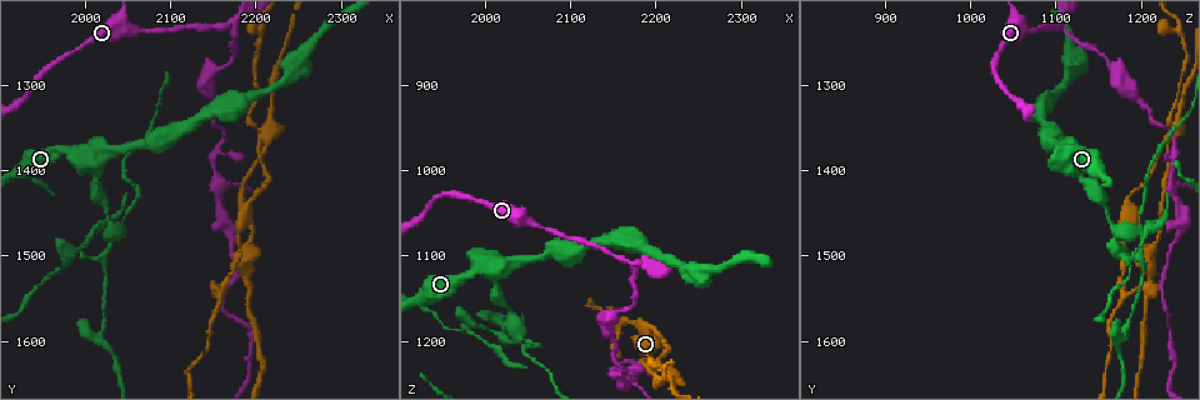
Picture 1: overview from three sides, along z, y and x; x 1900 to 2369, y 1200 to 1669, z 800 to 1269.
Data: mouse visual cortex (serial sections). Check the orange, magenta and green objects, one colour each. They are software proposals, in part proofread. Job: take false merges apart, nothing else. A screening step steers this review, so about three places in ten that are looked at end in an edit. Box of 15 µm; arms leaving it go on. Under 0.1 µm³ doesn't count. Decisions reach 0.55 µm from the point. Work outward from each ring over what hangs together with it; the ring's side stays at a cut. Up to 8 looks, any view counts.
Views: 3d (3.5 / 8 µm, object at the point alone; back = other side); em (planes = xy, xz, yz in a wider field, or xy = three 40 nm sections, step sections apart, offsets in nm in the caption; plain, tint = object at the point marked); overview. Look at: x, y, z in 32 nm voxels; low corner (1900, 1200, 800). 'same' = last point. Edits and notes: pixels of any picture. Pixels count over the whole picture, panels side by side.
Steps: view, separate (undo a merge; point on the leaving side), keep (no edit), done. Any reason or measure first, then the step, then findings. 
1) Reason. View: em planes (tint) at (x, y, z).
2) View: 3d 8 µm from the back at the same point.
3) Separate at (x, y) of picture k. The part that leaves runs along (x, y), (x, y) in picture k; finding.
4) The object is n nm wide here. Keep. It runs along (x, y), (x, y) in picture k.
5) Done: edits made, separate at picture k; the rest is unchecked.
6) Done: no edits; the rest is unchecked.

A narrow waist. View: 3d 3.5 µm from the back at (2170, 1235, 1110).

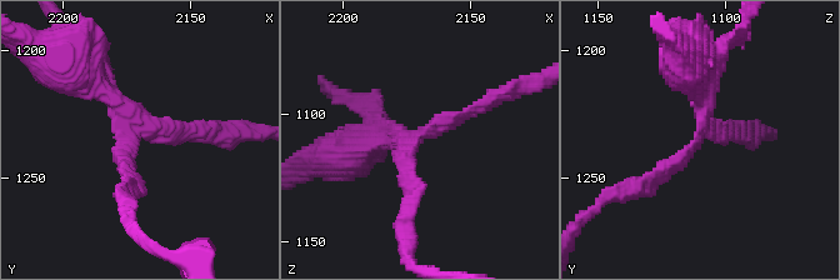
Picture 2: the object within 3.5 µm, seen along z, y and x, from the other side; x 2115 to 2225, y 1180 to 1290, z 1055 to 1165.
3 arms meet here; the arms are 200, 200, 250 nm wide; now the EM. View: em xy step 5 (tint) at (2168, 1231, 1108).

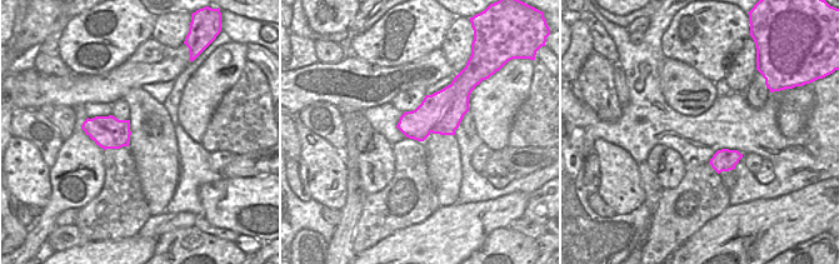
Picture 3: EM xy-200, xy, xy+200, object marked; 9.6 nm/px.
Separate at (343, 93) of picture 2. A border runs along (469, 94), (455, 95), (430, 132) in picture 3; a second cell is stuck on.

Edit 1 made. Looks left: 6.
Sharp bend. View: em xy step 2 (tint) at (2215, 1370, 1230).

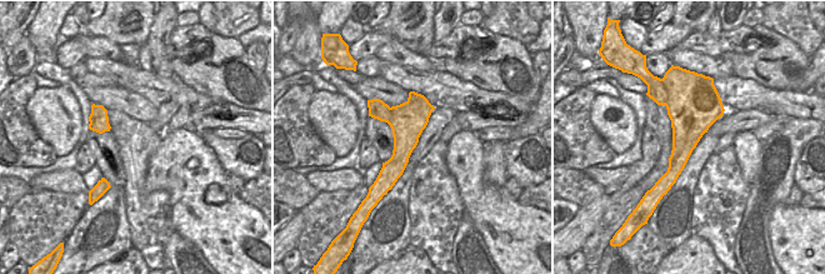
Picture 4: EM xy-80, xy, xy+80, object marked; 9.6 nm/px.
See where the arms go. View: 3d 3.5 µm at the same point.

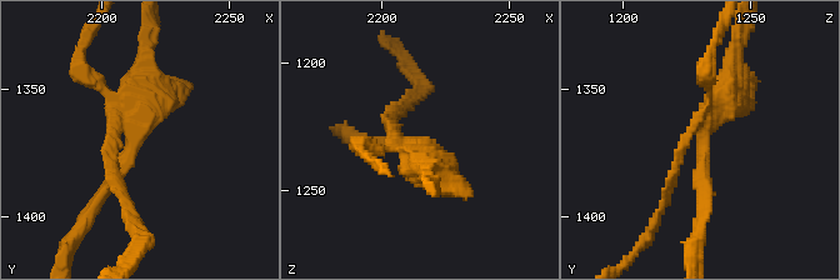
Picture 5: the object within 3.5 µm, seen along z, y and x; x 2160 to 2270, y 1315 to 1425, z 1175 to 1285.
Separate at (83, 66) of picture 5. The part that leaves runs along (123, 129), (110, 179), (138, 233) in picture 5; two cells meet here.

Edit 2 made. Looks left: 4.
Redraw. View: overview.

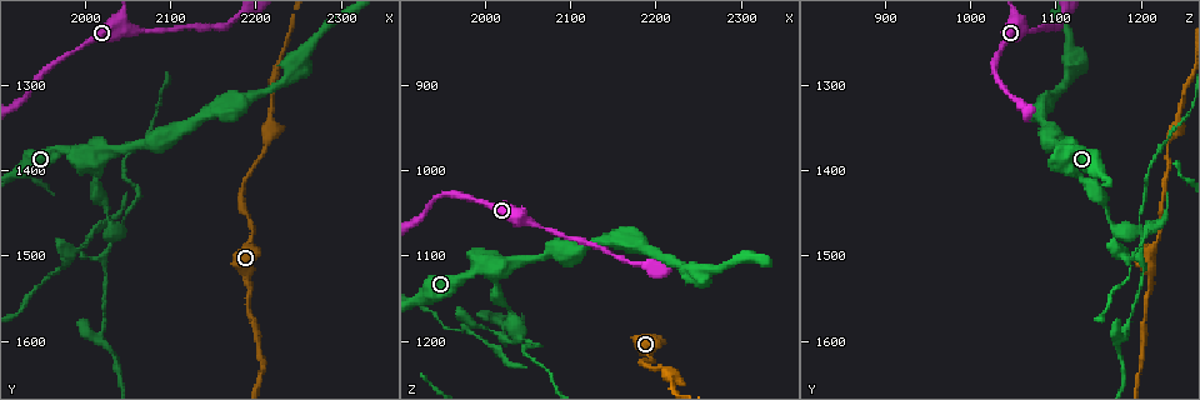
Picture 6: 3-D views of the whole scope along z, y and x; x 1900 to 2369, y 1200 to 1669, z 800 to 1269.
Three arms meet. View: 3d 3.5 µm from the back at (2040, 1475, 1190).

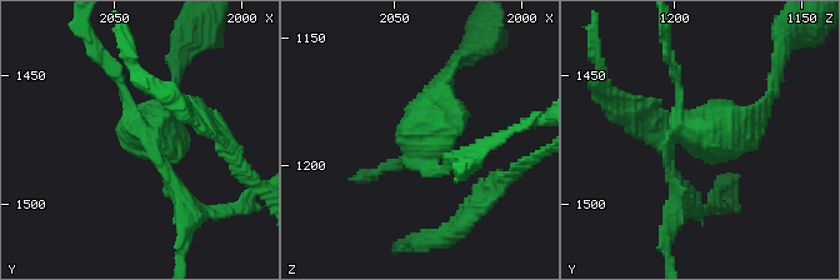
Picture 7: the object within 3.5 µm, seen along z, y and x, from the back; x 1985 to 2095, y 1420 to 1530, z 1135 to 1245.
3 arms meet here; the arms are 150, 150, 200 nm wide; now the EM. View: em xy step 2 (tint) at (2038, 1470, 1194).

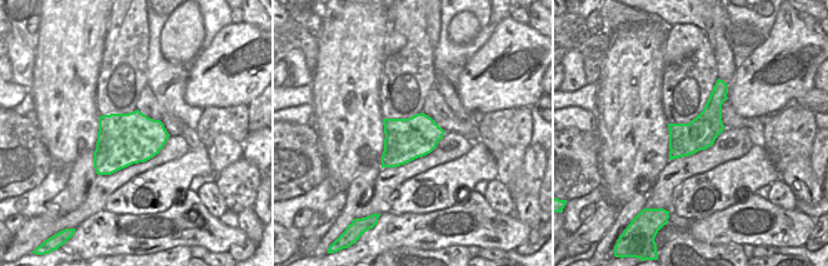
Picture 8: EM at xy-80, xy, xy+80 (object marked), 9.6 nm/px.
Separate at (685, 188) of picture 7. The part that leaves runs along (681, 133), (666, 168), (689, 209) in picture 7; two cells meet here.

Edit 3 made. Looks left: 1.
Done: edits made, separate at picture 2, separate at picture 5, separate at picture 7; the rest is unchecked.

